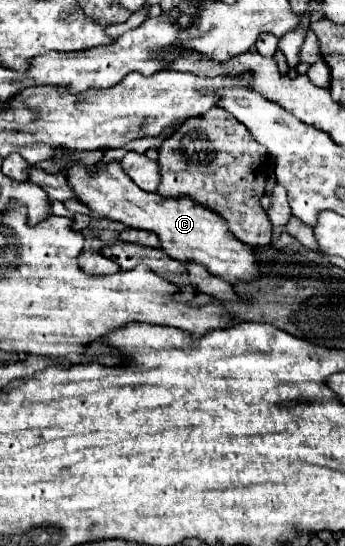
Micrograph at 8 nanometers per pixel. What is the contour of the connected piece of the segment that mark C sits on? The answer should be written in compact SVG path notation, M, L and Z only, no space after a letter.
M65 162L61 172L69 178L69 186L75 192L75 198L85 204L93 214L117 220L129 228L141 228L151 230L159 236L161 248L175 260L181 262L199 262L203 264L211 274L217 274L225 278L227 282L235 280L253 280L257 270L257 260L253 258L253 250L249 244L243 244L237 240L229 228L225 226L225 220L217 216L213 210L193 202L191 198L165 198L155 192L139 190L137 184L125 174L121 168L121 162L109 162L99 168L87 166L87 164L73 164Z

